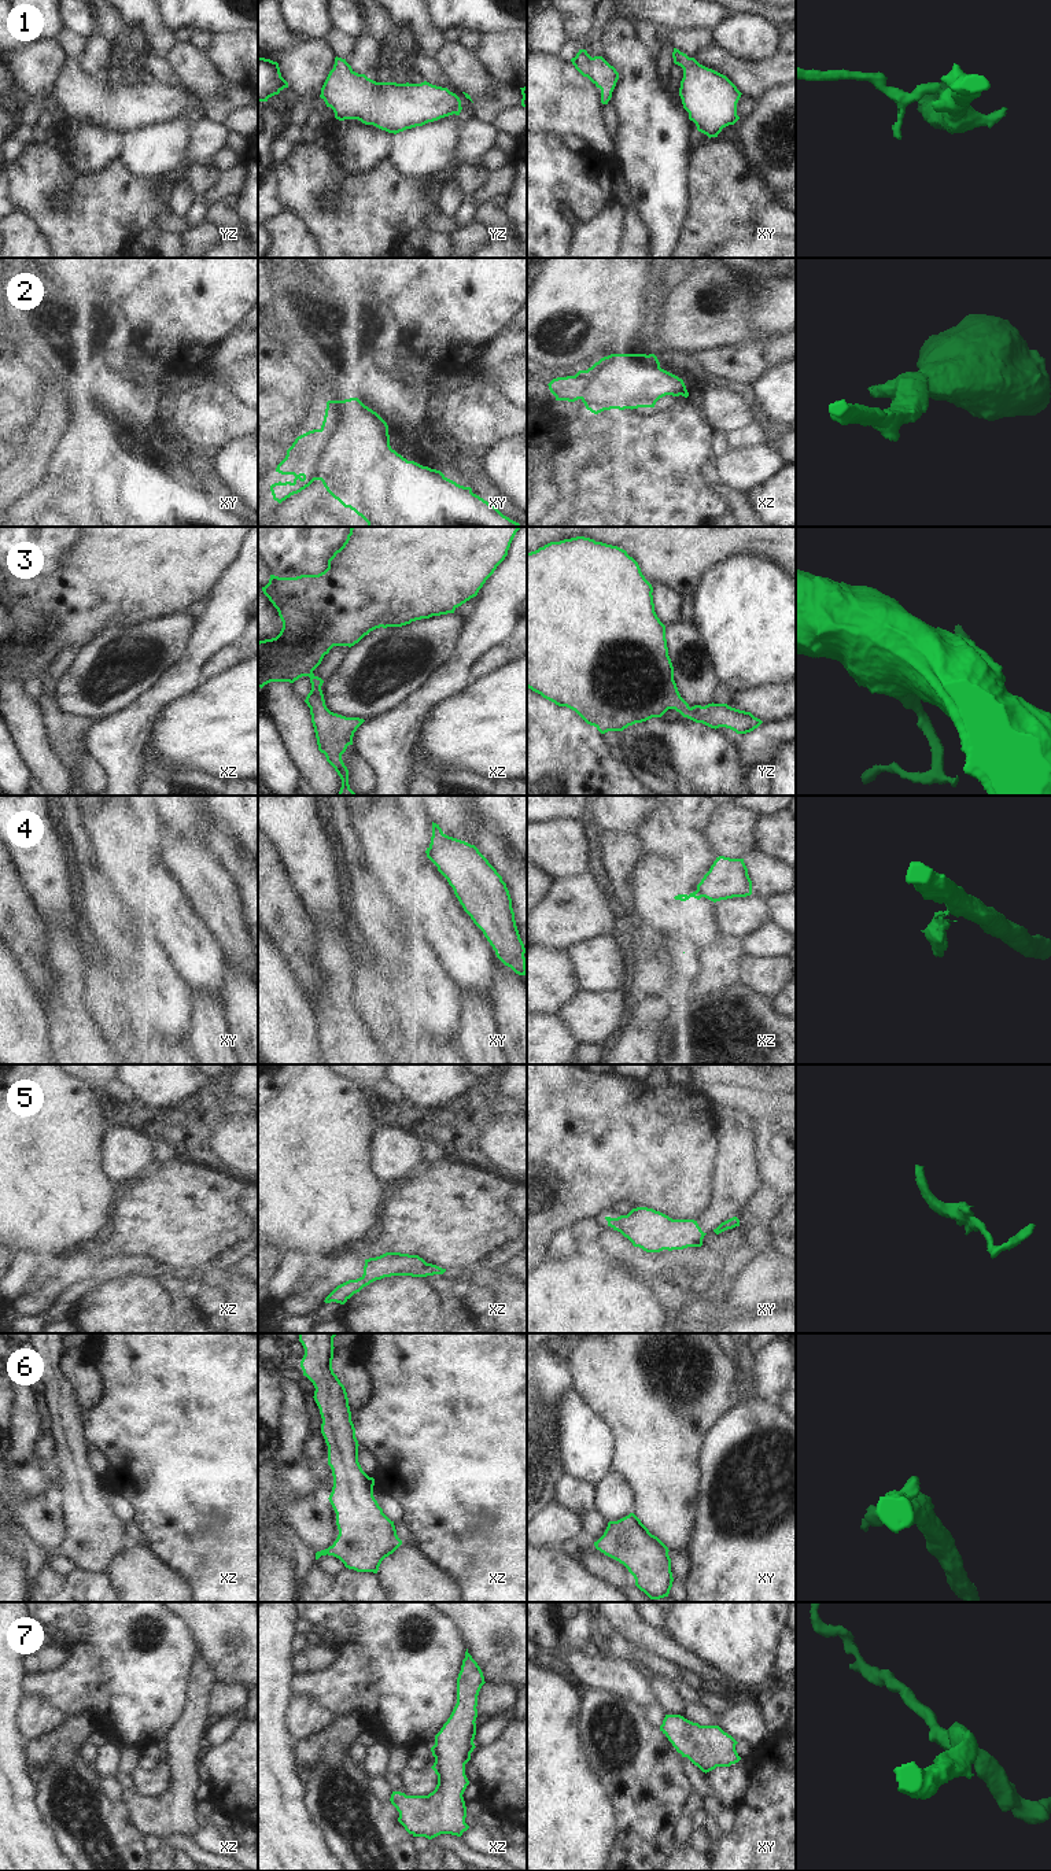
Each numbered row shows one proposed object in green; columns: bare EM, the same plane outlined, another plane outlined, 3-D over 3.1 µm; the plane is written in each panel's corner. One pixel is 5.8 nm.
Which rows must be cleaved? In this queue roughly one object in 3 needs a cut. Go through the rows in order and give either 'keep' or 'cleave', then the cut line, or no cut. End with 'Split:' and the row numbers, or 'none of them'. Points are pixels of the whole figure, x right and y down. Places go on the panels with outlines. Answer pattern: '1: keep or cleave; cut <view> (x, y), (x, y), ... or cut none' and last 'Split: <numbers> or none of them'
1: keep; cut none
2: cleave; cut xy (321, 430), (321, 450), (317, 465), (319, 479)
3: keep; cut none
4: cleave; cut xz (697, 889), (704, 896)
5: cleave; cut xz (426, 1262), (410, 1268), (397, 1268), (391, 1274)
6: keep; cut none
7: keep; cut none
Split: 2, 4, 5

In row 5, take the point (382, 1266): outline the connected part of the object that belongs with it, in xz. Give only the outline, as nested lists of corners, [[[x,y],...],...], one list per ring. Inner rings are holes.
[[[386,1252],[380,1256],[365,1259],[362,1277],[373,1283],[384,1277],[391,1277],[395,1269],[412,1269],[425,1263],[418,1255]]]

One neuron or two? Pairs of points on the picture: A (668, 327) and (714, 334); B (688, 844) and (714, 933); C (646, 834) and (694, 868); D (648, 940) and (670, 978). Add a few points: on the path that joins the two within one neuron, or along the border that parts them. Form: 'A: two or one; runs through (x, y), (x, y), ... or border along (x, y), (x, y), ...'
A: one; runs through (679, 327), (703, 327)
B: two; border along (670, 864), (674, 873), (688, 879), (696, 888)
C: one; runs through (659, 836), (682, 856)
D: one; runs through (648, 949), (652, 960), (660, 969)

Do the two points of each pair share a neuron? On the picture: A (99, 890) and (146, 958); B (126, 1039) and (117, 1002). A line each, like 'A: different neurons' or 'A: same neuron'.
A: different neurons
B: same neuron

